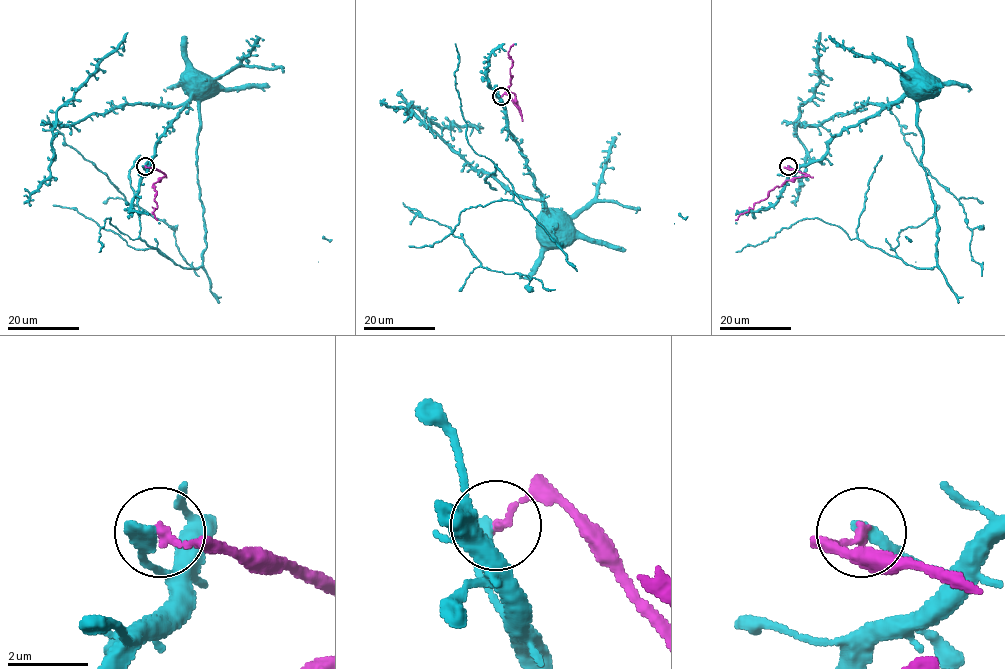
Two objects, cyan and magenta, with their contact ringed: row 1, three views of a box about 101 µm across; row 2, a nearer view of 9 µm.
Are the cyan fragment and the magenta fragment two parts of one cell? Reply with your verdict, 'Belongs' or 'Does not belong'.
Does not belong

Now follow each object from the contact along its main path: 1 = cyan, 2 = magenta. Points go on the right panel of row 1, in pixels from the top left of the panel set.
1: (788, 166), (798, 170), (817, 161), (835, 136), (893, 104), (905, 92), (907, 74), (913, 72)
2: (788, 166), (806, 175), (787, 179), (736, 220)

